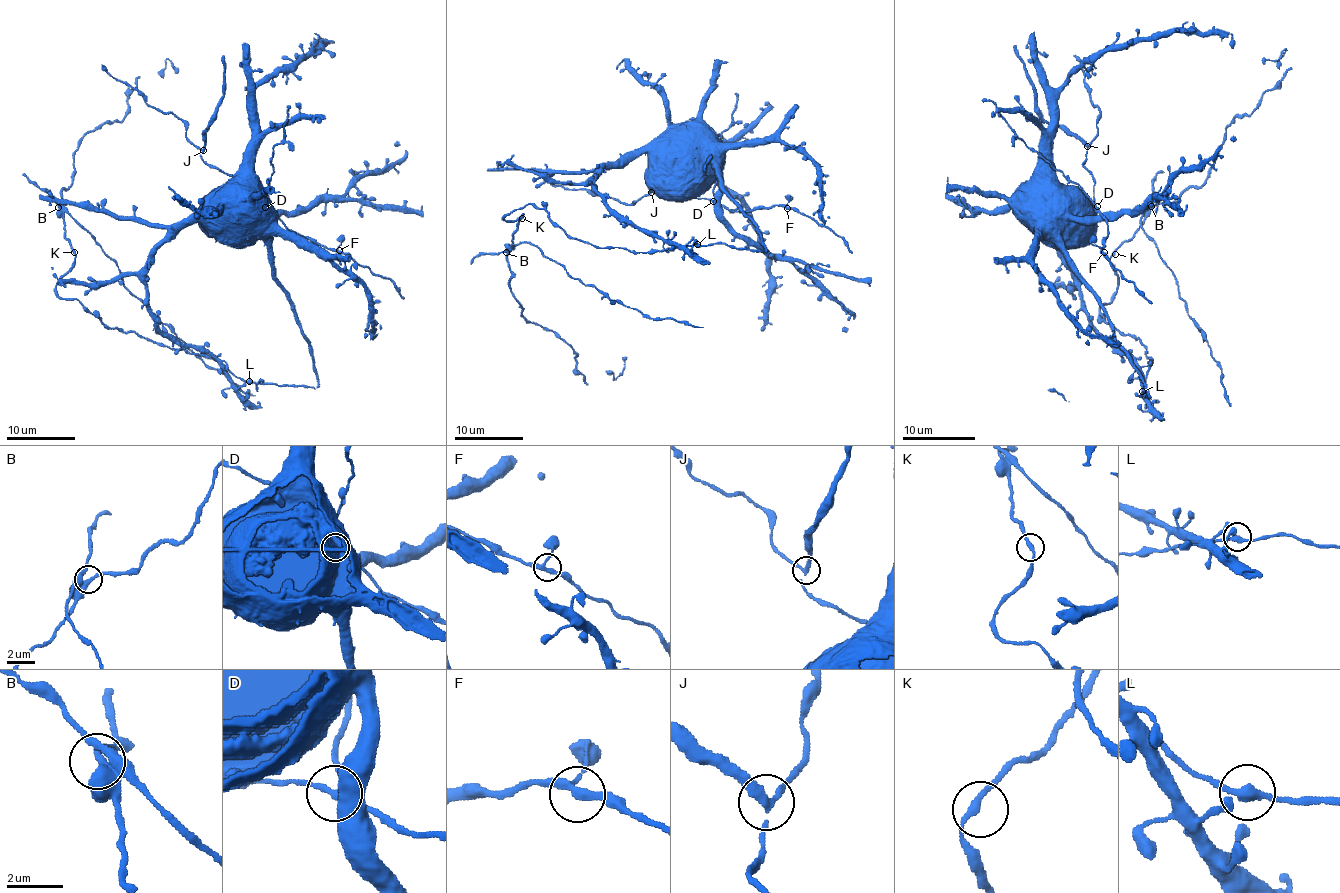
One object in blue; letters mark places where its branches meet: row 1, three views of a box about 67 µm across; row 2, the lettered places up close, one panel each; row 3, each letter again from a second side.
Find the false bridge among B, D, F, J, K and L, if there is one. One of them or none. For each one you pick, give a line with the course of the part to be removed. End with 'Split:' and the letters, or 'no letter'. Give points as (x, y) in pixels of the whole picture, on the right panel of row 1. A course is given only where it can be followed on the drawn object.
J: Course of the part to remove: (1087, 146), (1042, 117), (1031, 79), (1013, 46)
Split: J

